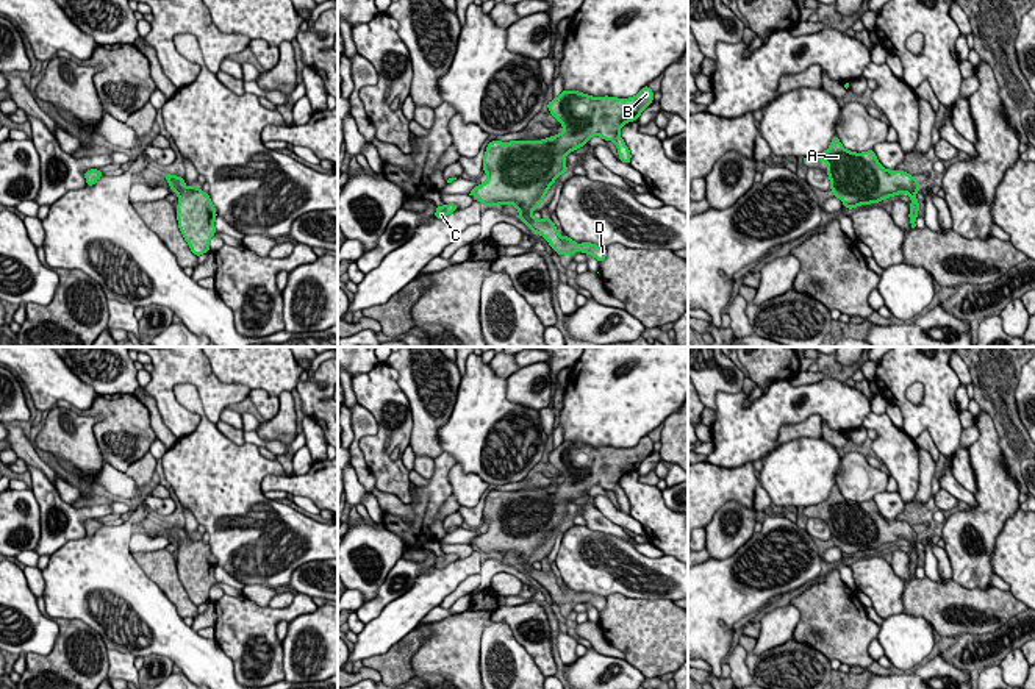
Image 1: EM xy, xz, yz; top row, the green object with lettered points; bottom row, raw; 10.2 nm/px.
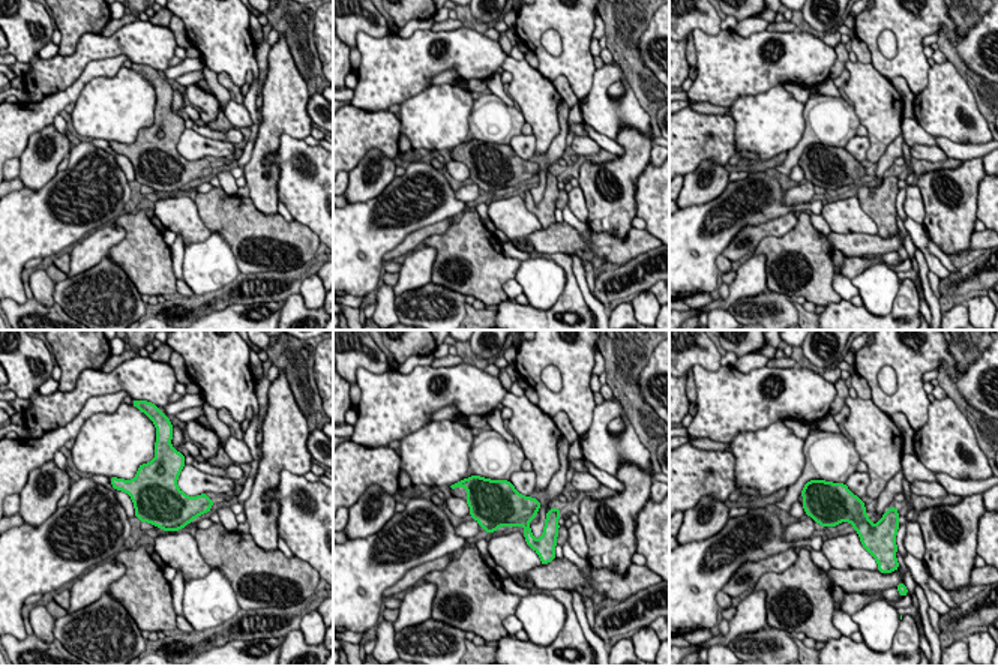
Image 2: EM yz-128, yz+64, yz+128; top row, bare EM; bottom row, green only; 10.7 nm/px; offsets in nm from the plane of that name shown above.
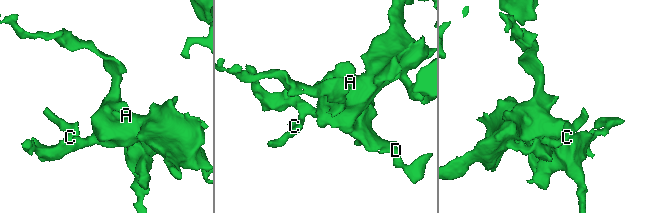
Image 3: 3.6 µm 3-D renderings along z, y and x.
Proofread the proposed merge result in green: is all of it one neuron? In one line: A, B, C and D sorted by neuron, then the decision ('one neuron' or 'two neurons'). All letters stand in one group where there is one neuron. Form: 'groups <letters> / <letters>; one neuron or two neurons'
groups A B C D; one neuron

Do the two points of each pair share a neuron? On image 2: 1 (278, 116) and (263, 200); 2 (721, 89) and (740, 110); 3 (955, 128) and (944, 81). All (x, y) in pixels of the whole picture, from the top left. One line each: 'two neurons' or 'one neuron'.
1: one neuron
2: two neurons
3: one neuron

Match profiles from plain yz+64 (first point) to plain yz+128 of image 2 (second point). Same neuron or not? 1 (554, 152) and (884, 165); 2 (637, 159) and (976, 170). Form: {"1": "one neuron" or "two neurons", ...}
{"1": "one neuron", "2": "one neuron"}

